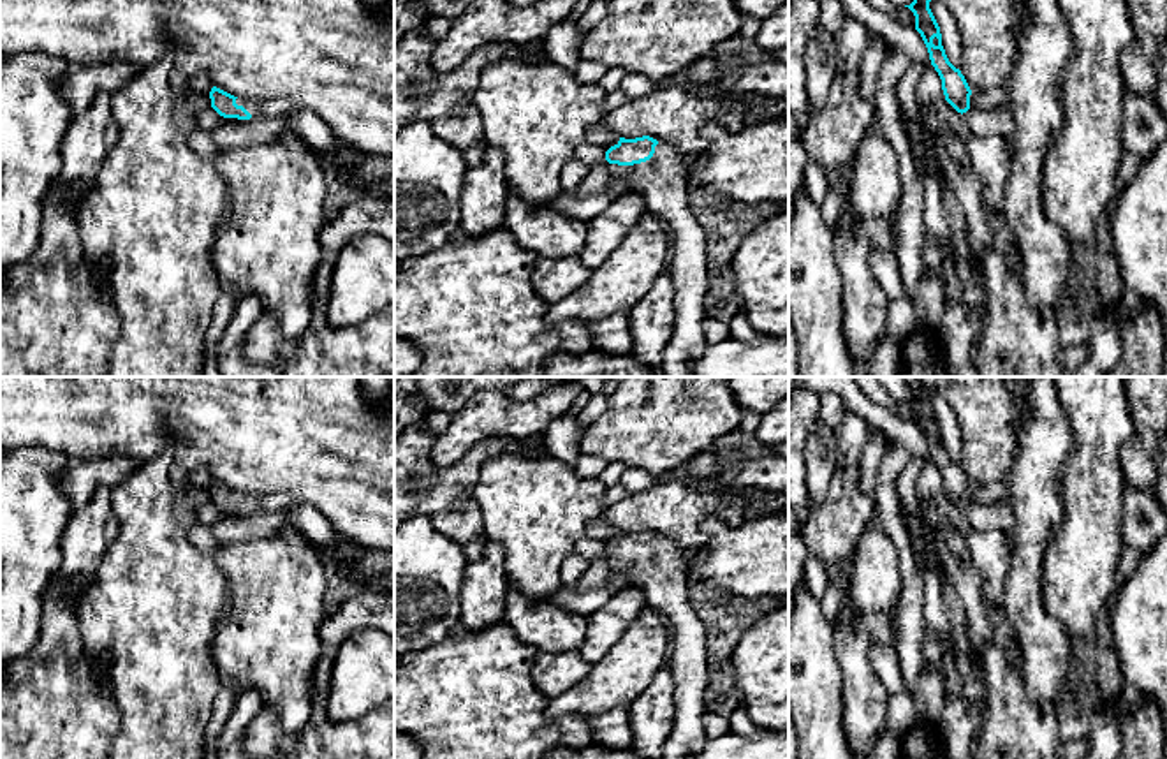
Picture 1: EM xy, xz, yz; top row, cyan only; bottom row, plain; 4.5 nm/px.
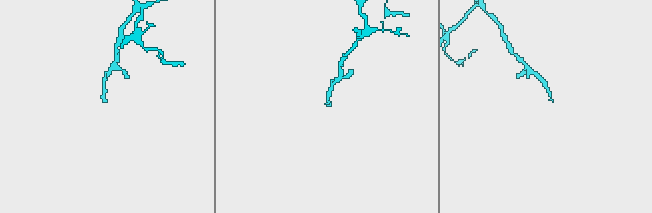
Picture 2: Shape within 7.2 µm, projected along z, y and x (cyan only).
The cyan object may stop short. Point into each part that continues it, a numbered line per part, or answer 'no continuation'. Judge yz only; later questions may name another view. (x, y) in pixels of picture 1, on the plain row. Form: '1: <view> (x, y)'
1: yz (991, 492)

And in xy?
1: xy (273, 502)

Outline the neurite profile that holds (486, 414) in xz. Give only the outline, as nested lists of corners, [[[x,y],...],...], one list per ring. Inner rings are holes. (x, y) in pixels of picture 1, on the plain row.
[[[560,379],[533,400],[517,402],[502,391],[484,389],[454,414],[449,426],[437,435],[431,460],[447,467],[479,442],[493,437],[514,440],[544,433],[553,419],[567,414],[574,405],[579,387],[574,380]]]

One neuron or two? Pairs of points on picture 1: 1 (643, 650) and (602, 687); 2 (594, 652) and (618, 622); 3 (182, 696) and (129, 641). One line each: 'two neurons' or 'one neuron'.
1: one neuron
2: one neuron
3: one neuron

